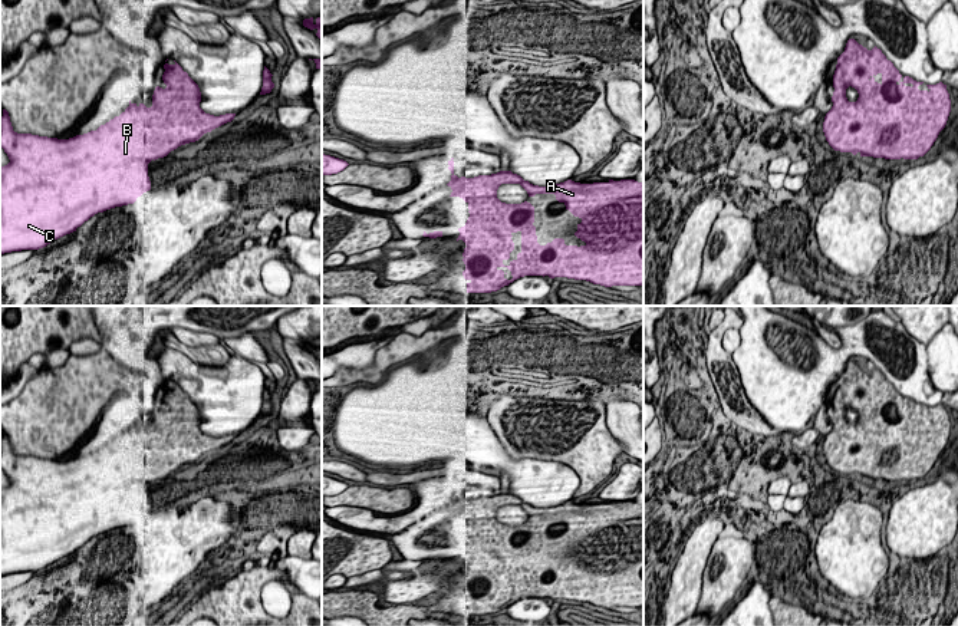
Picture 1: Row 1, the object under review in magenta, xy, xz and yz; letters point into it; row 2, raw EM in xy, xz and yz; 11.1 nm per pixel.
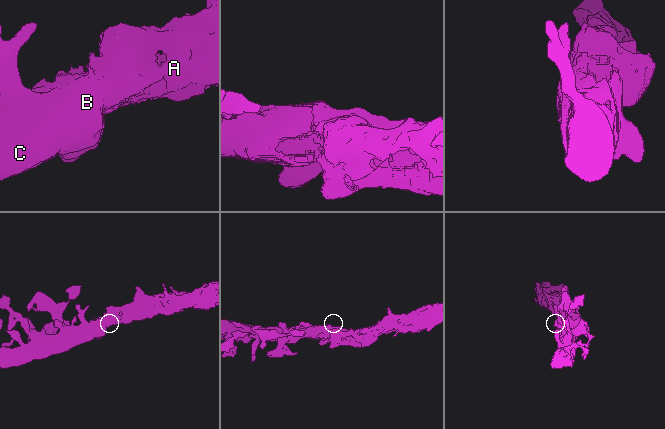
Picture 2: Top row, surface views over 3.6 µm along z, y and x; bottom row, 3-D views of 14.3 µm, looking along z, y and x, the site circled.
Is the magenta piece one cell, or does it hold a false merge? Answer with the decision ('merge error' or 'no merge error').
no merge error

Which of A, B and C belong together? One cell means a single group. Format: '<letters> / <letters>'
A B C

